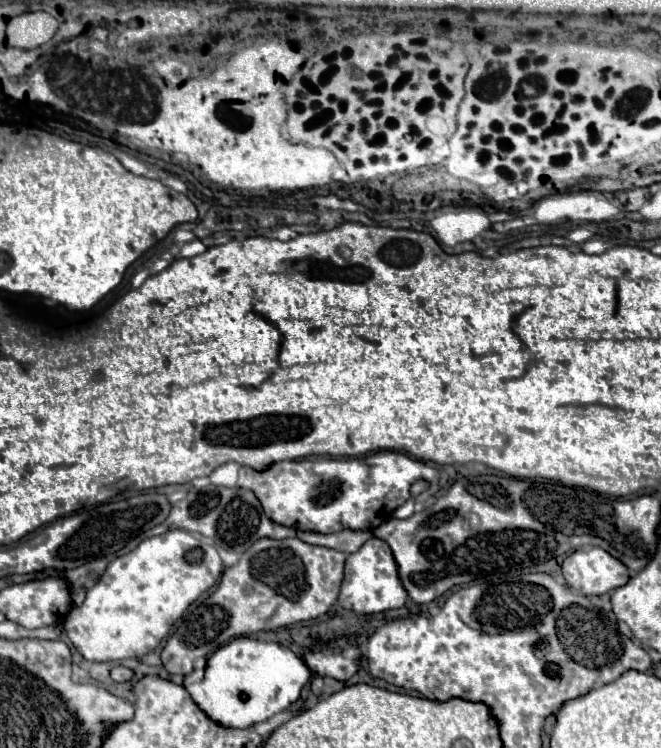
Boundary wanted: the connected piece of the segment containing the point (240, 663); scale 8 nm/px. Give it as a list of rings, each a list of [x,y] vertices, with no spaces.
[[[234,638],[208,658],[205,672],[192,672],[185,676],[183,686],[214,722],[226,728],[250,728],[286,710],[312,678],[310,668],[290,648],[252,638]]]

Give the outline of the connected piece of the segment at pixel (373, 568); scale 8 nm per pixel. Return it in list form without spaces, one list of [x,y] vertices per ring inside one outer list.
[[[372,536],[358,552],[348,556],[344,580],[338,596],[338,604],[342,608],[362,612],[362,614],[376,614],[376,612],[402,608],[406,598],[408,598],[408,592],[400,582],[396,560],[392,556],[390,546],[384,540]]]

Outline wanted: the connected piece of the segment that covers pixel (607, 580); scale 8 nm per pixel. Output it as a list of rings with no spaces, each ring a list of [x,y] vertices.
[[[598,546],[570,554],[562,564],[562,574],[570,588],[586,596],[606,594],[630,580],[628,568]]]

